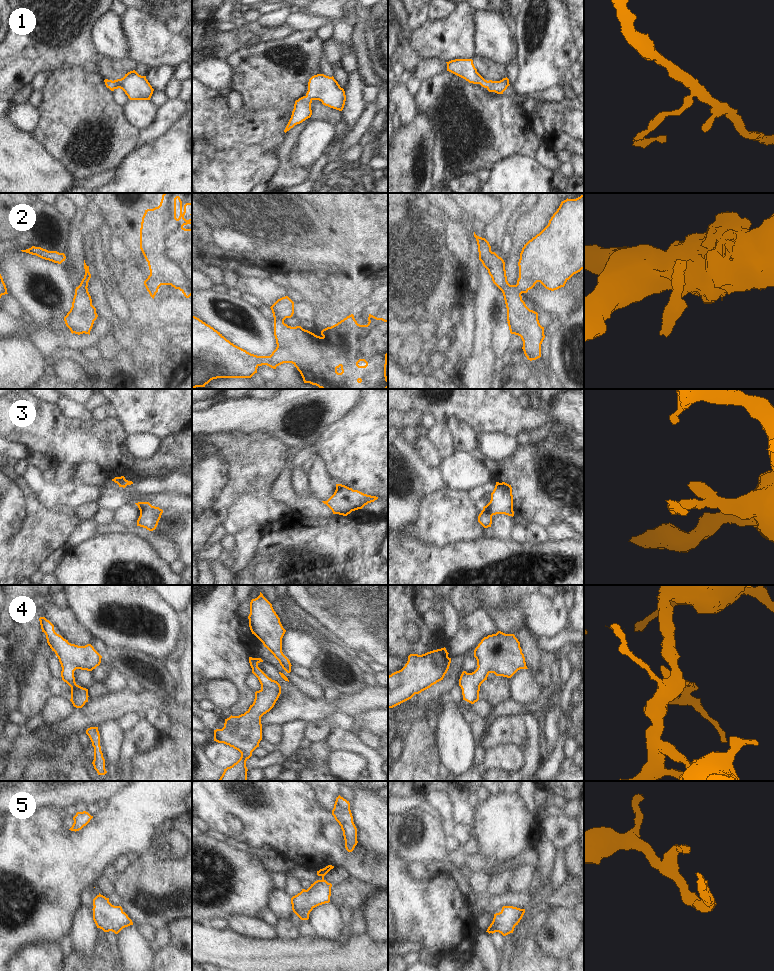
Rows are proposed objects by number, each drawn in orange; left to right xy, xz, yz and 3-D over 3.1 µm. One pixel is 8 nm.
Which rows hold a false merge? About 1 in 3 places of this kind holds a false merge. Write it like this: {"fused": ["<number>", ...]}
{"fused": ["2"]}

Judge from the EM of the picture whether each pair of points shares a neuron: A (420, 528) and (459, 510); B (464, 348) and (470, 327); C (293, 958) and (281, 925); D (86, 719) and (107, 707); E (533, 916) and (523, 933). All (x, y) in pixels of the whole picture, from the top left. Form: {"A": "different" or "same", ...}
{"A": "same", "B": "same", "C": "different", "D": "same", "E": "same"}

